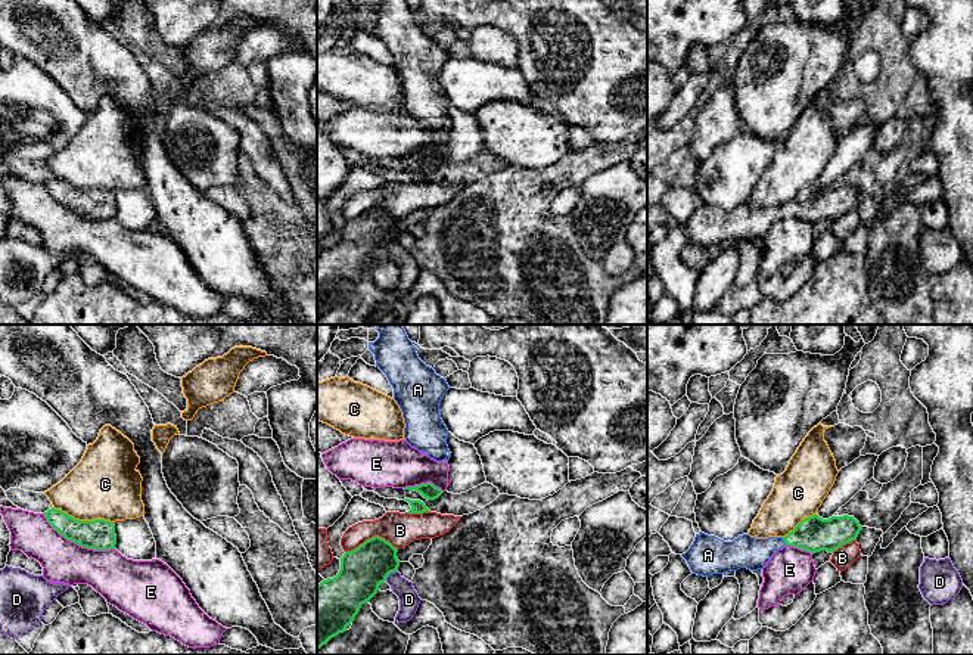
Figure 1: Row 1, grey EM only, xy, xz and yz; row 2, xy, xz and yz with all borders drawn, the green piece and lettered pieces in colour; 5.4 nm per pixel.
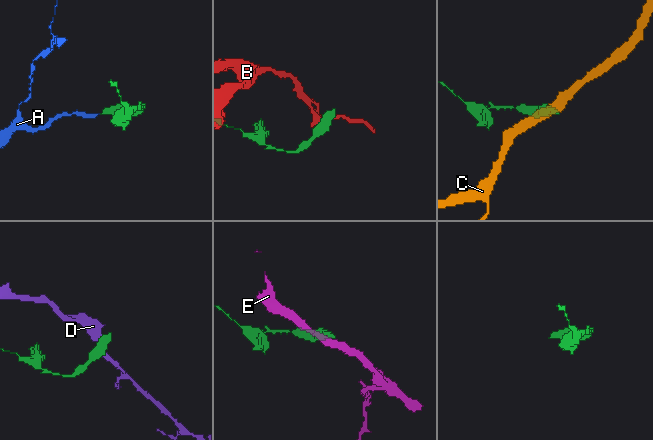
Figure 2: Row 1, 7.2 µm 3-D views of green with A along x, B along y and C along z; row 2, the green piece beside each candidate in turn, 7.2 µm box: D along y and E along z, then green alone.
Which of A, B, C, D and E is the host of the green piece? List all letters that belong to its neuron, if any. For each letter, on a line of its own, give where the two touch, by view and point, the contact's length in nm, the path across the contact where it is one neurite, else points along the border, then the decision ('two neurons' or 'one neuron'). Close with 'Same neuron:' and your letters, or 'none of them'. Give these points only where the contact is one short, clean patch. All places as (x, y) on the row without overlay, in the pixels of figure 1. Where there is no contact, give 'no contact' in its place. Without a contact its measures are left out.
A: yz (785, 211) | 50 nm | across yz (813, 204), (785, 211), (748, 222) | one neuron
B: xz (372, 207) | 280 nm | two neurons
C: xy (83, 191) | 340 nm | along xy (53, 176), (80, 189), (109, 189), (112, 192) | two neurons
D: xz (389, 242) | 90 nm | along xz (397, 239), (385, 250) | two neurons
E: xy (77, 213) | 440 nm | along xy (43, 183), (67, 208), (93, 219), (114, 219) | two neurons
Same neuron: A

